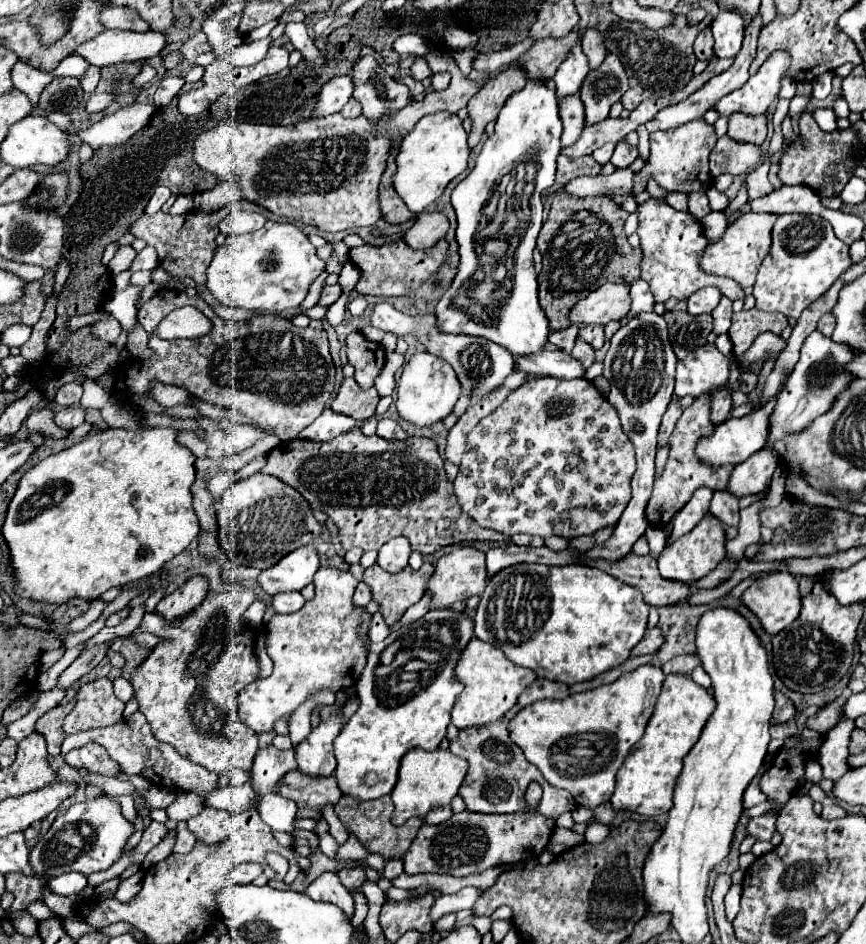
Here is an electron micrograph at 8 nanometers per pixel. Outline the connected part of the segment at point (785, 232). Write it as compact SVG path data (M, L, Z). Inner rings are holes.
M780 214L772 226L772 244L754 284L756 308L798 318L818 296L822 296L838 276L850 268L848 246L836 238L832 226L814 214Z

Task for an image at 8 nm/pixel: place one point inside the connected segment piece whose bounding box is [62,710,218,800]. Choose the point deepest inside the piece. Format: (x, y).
(130, 742)

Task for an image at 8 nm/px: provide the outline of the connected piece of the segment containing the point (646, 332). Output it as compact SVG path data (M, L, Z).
M654 312L640 314L638 318L632 318L626 326L622 326L610 340L608 354L604 358L604 378L610 382L610 394L608 400L616 408L622 430L632 440L636 448L636 460L638 468L632 478L632 500L626 506L622 518L618 520L612 536L600 544L594 546L586 556L590 558L606 558L606 560L618 560L626 556L632 548L632 544L644 534L647 520L645 508L651 496L655 476L656 434L660 428L660 418L666 410L666 406L672 400L674 394L674 370L676 370L676 356L670 348L668 340L668 326L666 320Z

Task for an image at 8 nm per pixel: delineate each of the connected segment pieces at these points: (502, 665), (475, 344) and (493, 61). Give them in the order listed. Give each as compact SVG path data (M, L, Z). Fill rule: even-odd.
M476 636L468 642L468 646L462 650L460 660L454 668L454 676L460 684L464 684L464 690L458 694L454 708L452 708L452 724L456 728L468 728L468 726L482 726L490 724L494 720L500 720L518 700L518 696L524 692L528 684L536 678L534 672L510 664L502 656L502 650L478 640Z
M376 304L372 310L372 326L380 328L384 332L396 334L398 338L404 338L406 334L414 336L426 352L444 358L454 370L456 376L462 384L462 388L468 392L474 392L474 400L484 396L486 392L492 392L494 388L498 388L506 376L510 376L514 372L514 358L510 356L510 352L506 352L506 348L490 342L490 340L482 340L478 336L466 336L466 334L446 334L436 326L436 316L424 314L420 318L412 318L408 314L398 312L394 306L390 304Z
M524 40L520 44L516 44L514 48L506 48L502 52L490 52L490 54L480 54L478 60L474 60L474 70L480 70L480 72L496 72L498 68L502 68L504 64L510 64L514 62L518 56L522 56L530 46L534 44L534 40Z

